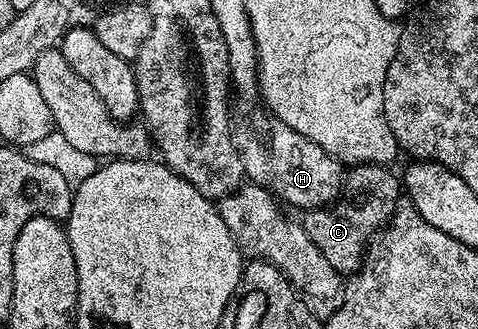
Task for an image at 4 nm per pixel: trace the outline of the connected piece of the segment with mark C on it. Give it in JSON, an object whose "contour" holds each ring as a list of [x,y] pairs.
{"contour":[[[383,164],[355,165],[346,176],[346,188],[352,191],[352,197],[345,204],[336,202],[303,213],[302,227],[310,242],[322,250],[322,258],[326,258],[326,262],[330,262],[336,272],[355,273],[364,263],[364,250],[370,237],[379,233],[395,215],[396,206],[402,200],[402,180],[392,170]]]}

